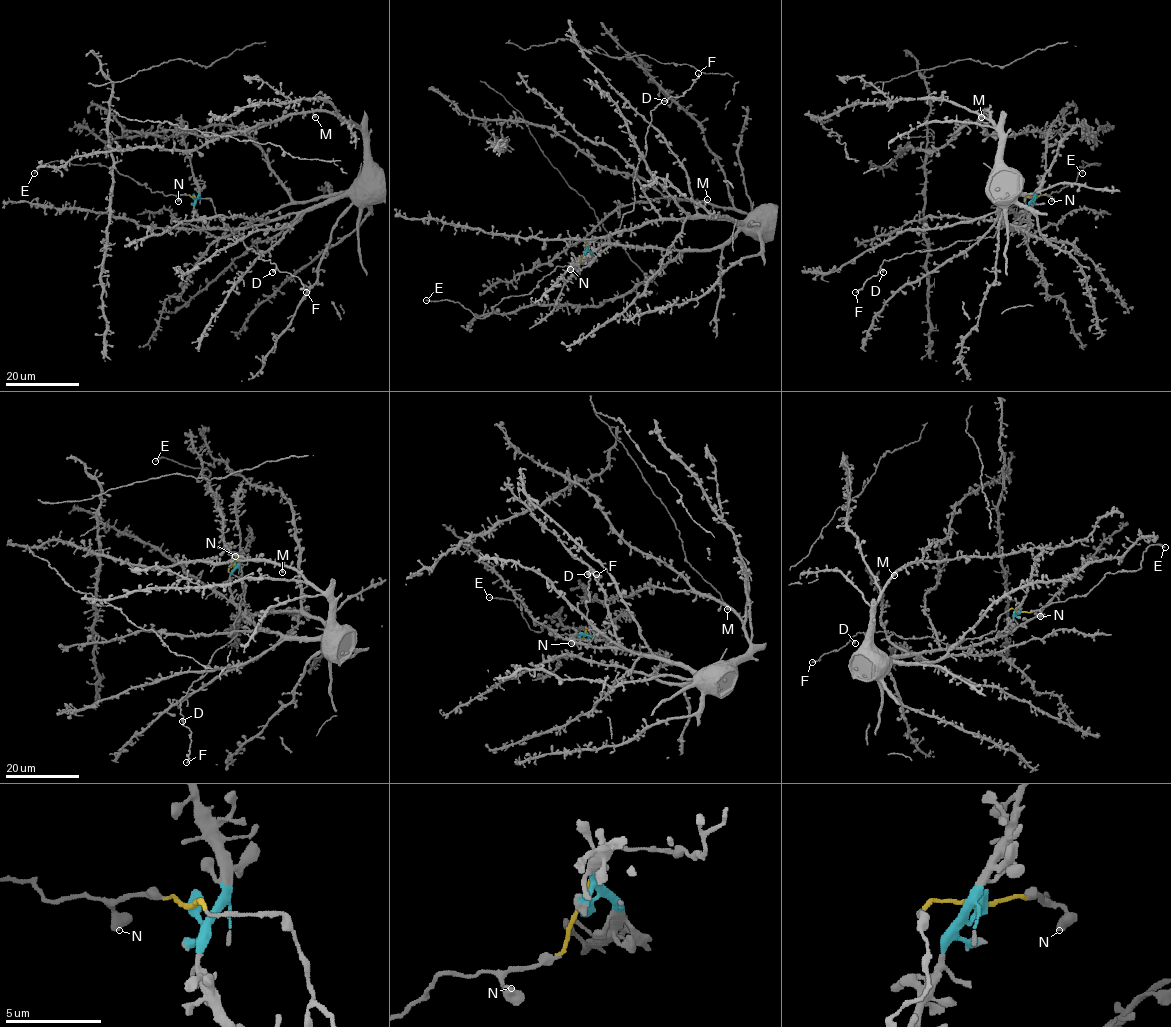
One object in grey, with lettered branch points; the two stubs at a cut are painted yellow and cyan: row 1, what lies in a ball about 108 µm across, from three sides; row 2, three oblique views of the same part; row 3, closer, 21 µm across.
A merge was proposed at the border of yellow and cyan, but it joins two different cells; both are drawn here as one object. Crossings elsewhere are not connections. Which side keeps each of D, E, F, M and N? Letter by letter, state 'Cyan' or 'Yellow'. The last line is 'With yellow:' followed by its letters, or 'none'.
D: Yellow
E: Yellow
F: Yellow
M: Cyan
N: Yellow
With yellow: D, E, F, N

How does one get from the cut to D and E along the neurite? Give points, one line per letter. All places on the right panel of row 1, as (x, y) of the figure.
D: (1035, 197), (1025, 198), (1026, 213), (991, 237), (954, 241), (948, 247), (884, 260), (883, 272)
E: (1035, 197), (1048, 196), (1071, 185), (1076, 181), (1079, 166), (1100, 163), (1089, 164), (1082, 161), (1082, 174)

